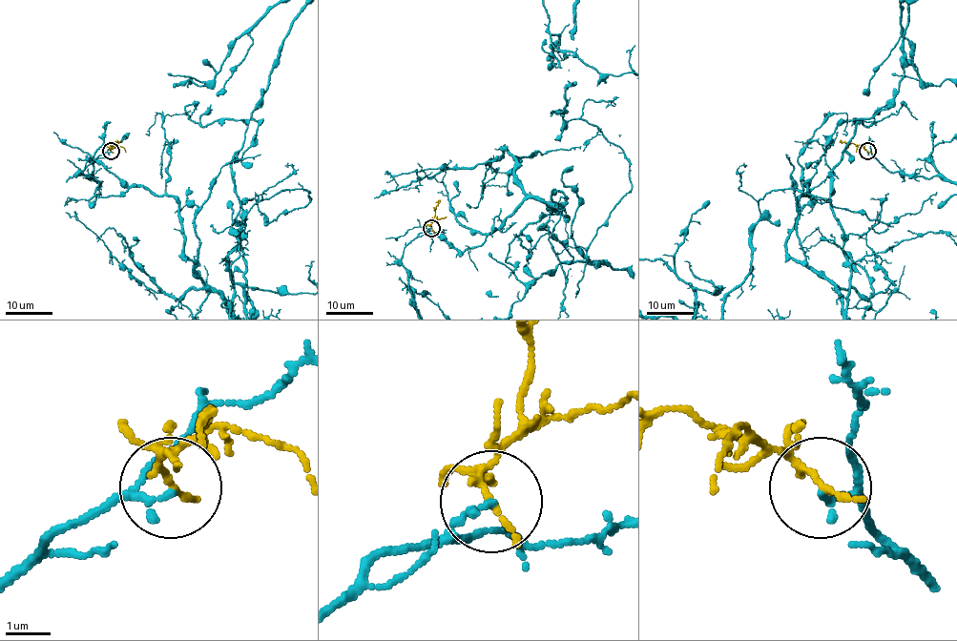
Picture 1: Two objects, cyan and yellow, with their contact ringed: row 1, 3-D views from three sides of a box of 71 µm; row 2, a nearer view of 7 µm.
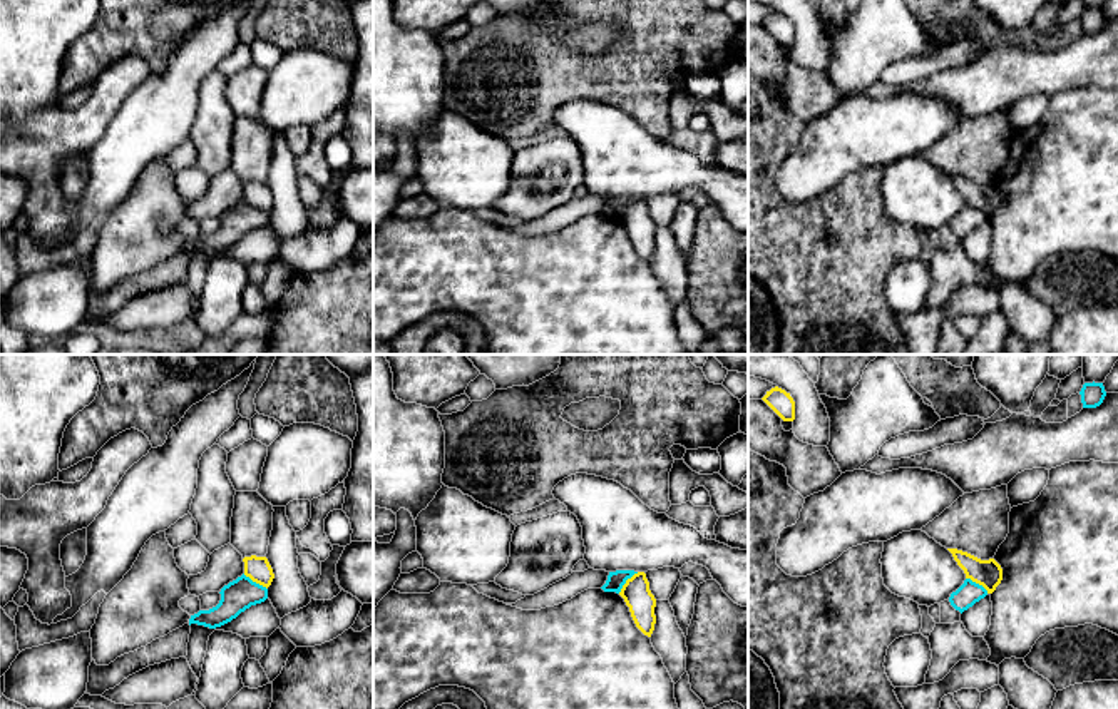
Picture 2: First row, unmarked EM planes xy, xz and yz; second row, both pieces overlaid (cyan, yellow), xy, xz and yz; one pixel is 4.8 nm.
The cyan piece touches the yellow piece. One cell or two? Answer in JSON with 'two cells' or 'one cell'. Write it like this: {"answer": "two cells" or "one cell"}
{"answer": "two cells"}

